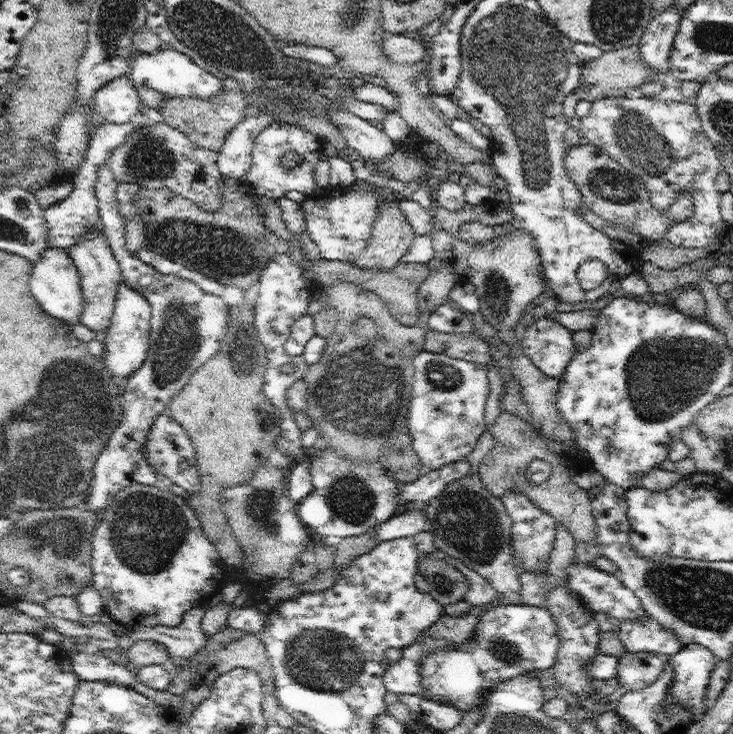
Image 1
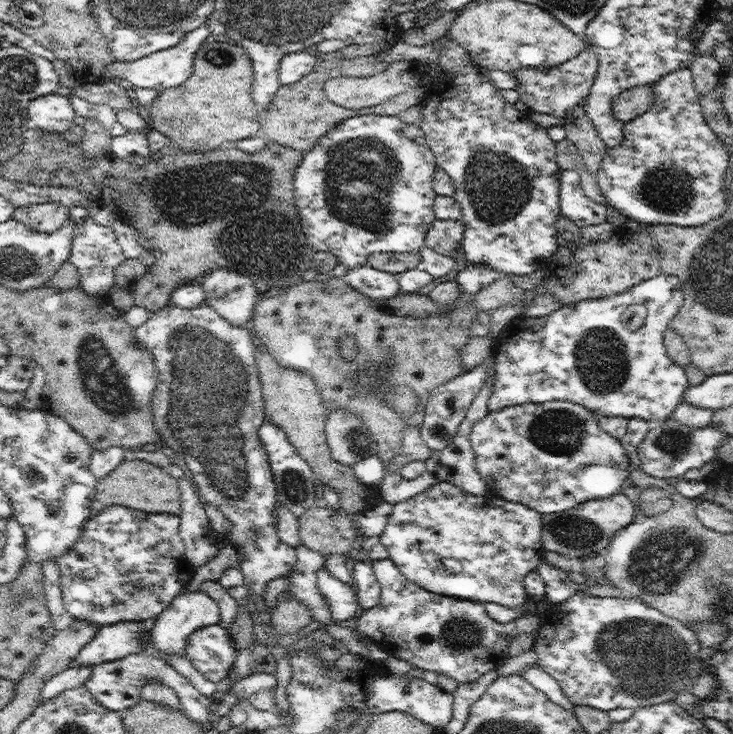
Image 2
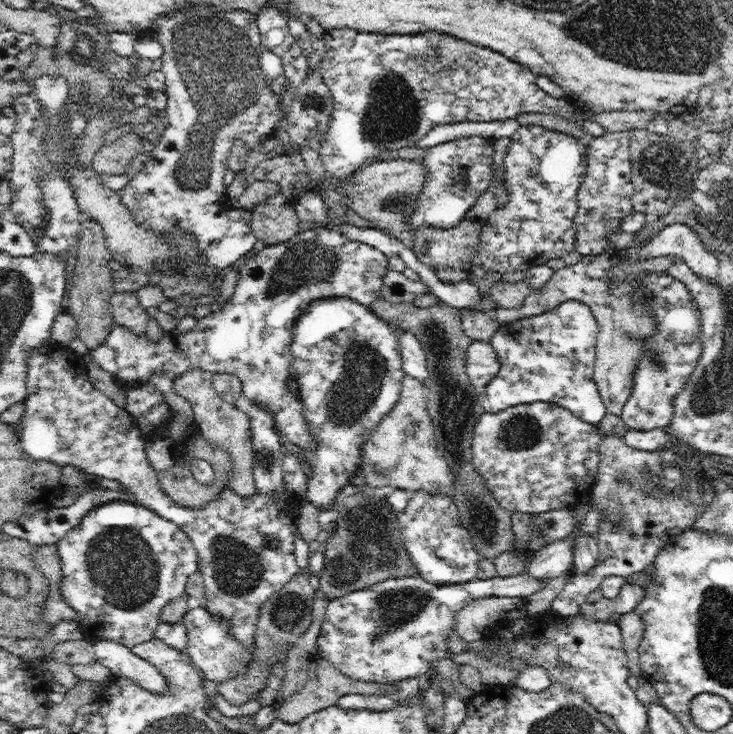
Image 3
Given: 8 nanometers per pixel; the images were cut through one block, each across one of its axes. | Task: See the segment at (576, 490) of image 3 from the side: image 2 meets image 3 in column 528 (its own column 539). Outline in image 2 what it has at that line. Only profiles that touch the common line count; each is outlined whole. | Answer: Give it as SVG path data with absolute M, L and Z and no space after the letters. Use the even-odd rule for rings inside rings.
M572 401L529 403L497 411L489 410L487 416L474 424L472 431L469 439L476 455L476 470L489 485L489 490L500 499L520 502L542 515L620 493L632 469L621 441L600 428L594 412Z

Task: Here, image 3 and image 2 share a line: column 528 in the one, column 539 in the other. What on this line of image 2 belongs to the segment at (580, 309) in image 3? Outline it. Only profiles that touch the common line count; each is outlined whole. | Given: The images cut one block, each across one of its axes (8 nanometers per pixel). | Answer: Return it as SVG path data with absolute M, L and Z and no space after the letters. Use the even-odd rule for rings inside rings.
M658 275L646 282L630 287L630 290L622 294L584 300L574 305L562 305L559 310L544 317L525 317L523 314L519 315L494 339L493 357L495 358L494 368L496 369L496 374L494 390L488 401L489 410L497 411L514 405L529 403L542 404L548 401L572 401L585 406L588 410L594 412L596 416L620 416L626 419L638 418L646 422L664 422L666 418L672 416L672 412L677 408L679 402L682 401L685 389L690 386L685 368L678 366L678 364L675 364L668 358L663 342L664 332L667 330L668 323L678 313L678 309L682 306L682 301L684 301L684 290L680 279L674 275Z

